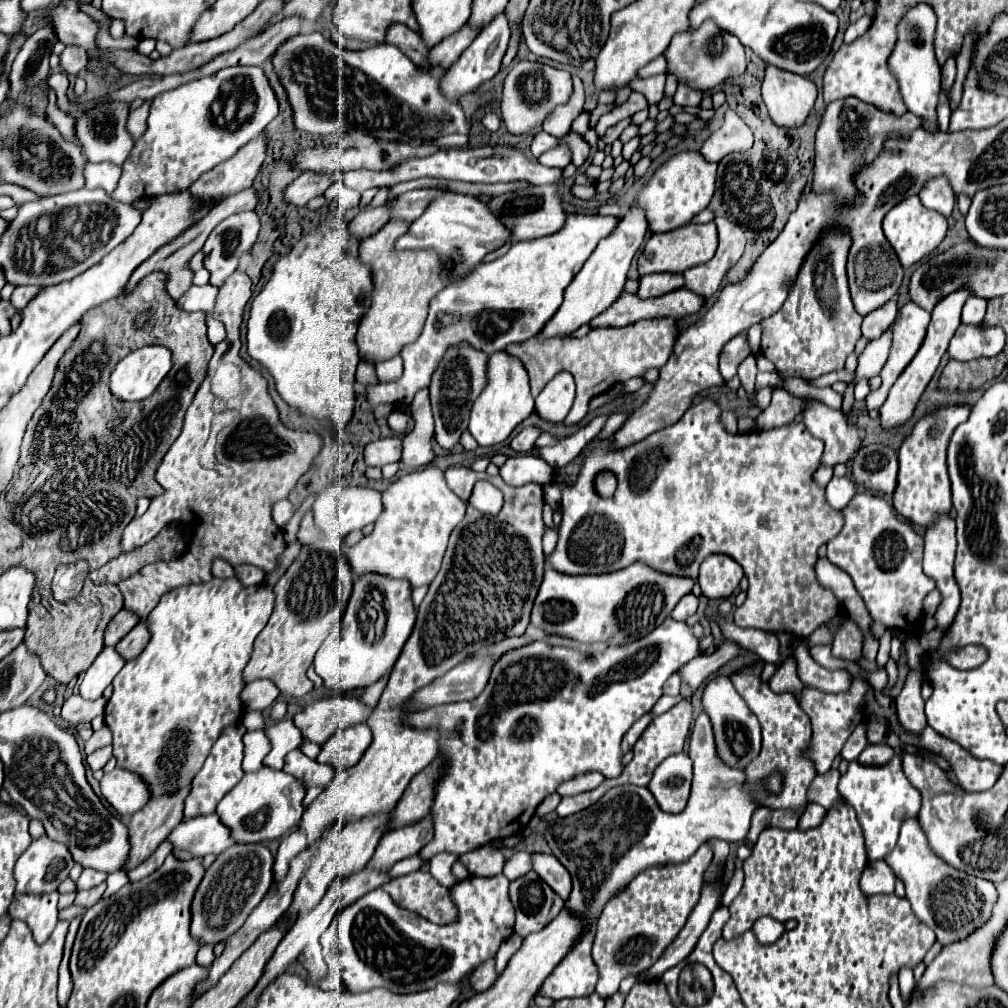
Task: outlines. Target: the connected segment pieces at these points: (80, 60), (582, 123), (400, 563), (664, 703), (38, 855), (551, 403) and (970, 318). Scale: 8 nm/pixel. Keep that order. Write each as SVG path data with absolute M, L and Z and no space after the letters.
M67 46L61 54L61 66L67 74L77 74L87 64L87 52L81 46Z
M581 112L581 114L573 120L571 130L579 132L579 134L585 134L585 132L589 130L589 118L591 118L591 112Z
M435 464L421 466L391 482L383 492L383 502L385 510L377 518L373 532L355 546L345 548L353 574L375 570L391 578L405 578L413 588L429 584L441 568L449 534L463 520L467 504L447 486L445 472Z
M661 696L661 698L659 698L659 702L653 706L653 710L651 710L649 714L653 714L653 716L657 716L657 714L663 714L667 708L671 708L673 704L677 704L677 702L682 700L682 696Z
M47 836L33 840L15 864L17 894L47 894L69 876L73 858L65 844L53 842Z
M559 372L535 398L535 410L551 422L565 420L575 400L575 382L569 372Z
M969 298L963 306L963 316L961 316L961 322L963 324L981 324L983 316L985 316L985 310L987 308L987 300L982 298Z

